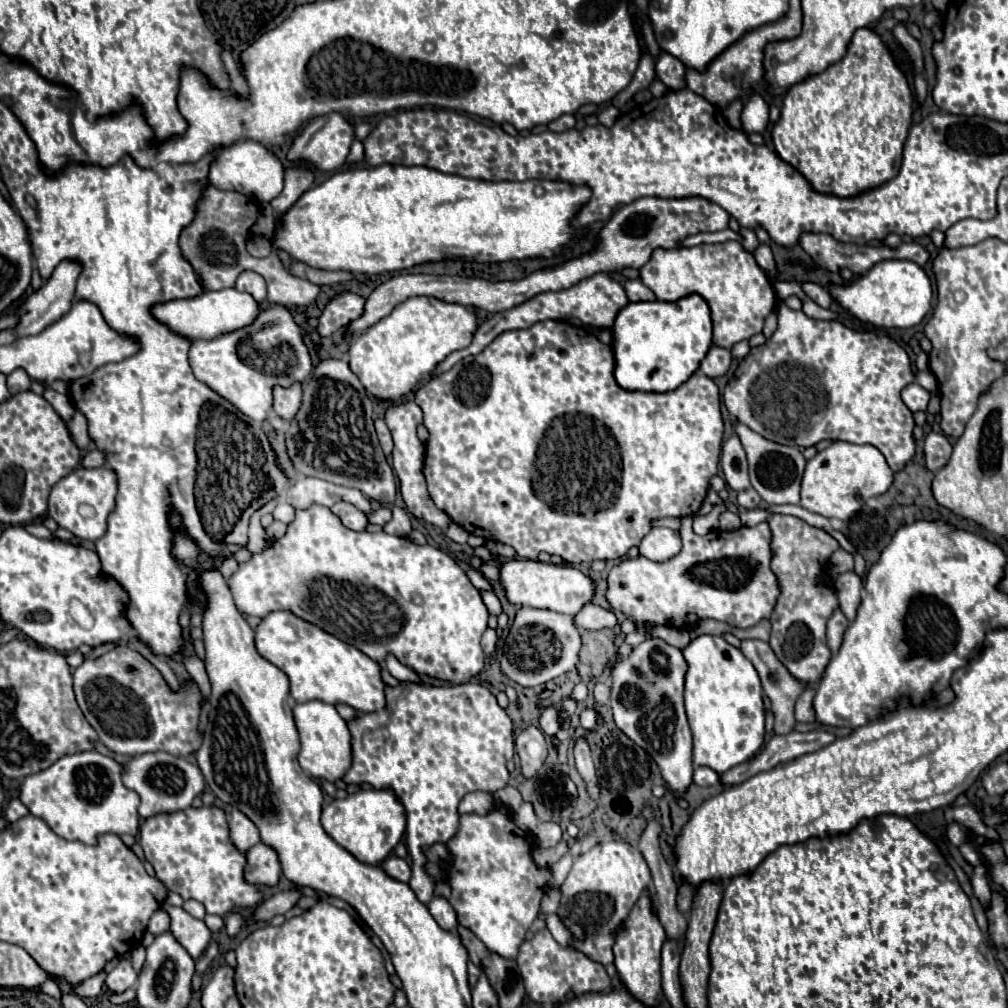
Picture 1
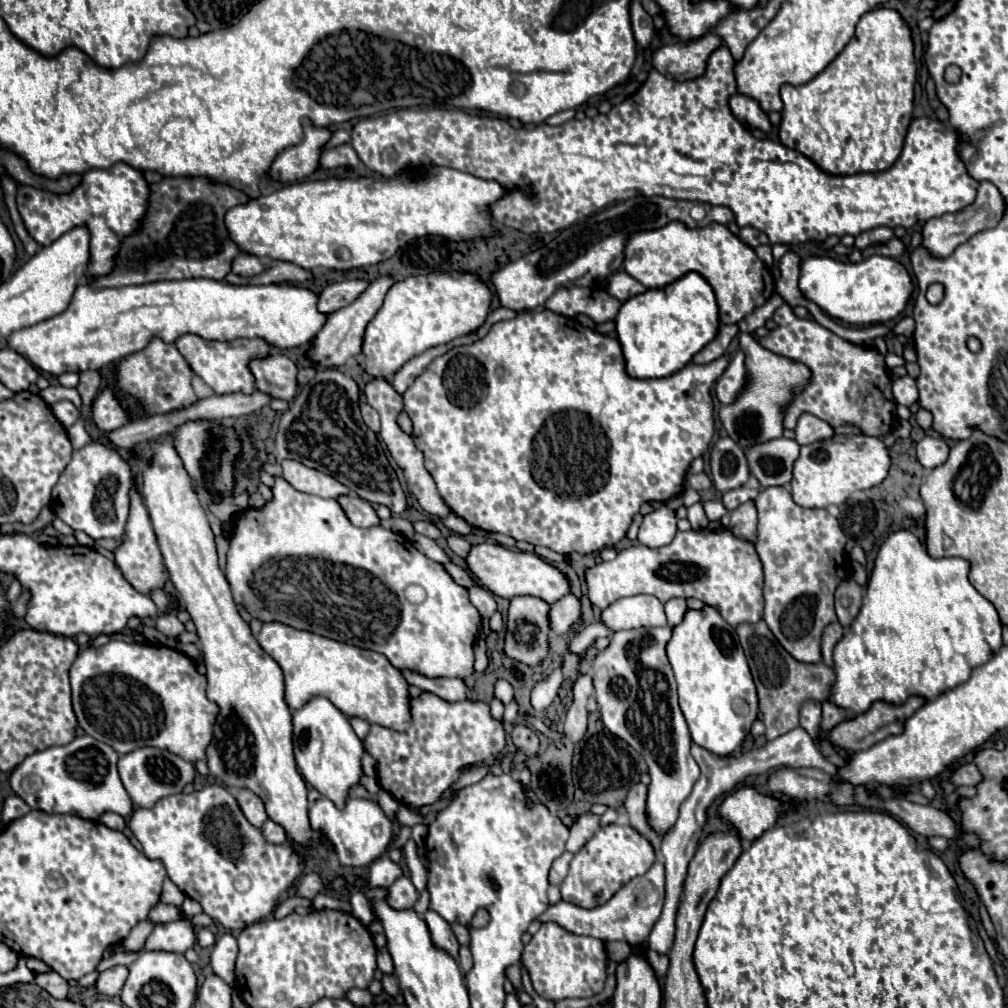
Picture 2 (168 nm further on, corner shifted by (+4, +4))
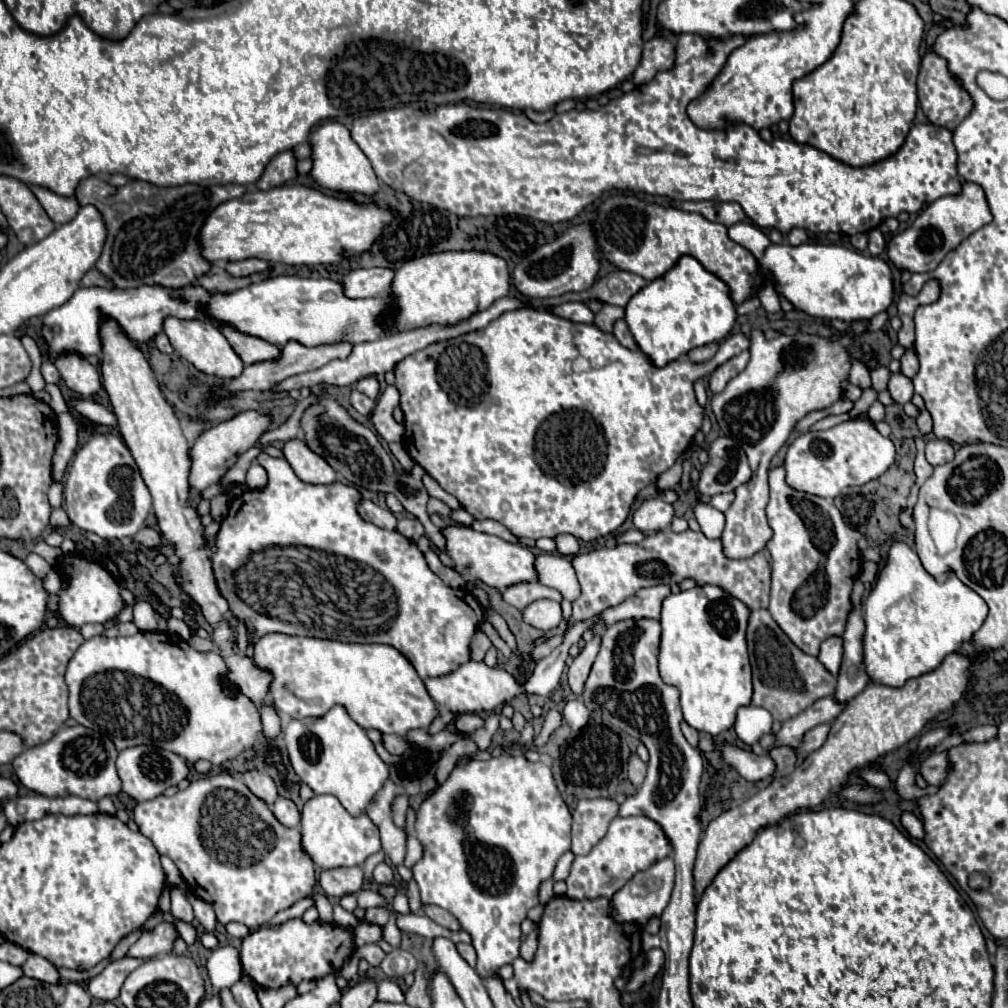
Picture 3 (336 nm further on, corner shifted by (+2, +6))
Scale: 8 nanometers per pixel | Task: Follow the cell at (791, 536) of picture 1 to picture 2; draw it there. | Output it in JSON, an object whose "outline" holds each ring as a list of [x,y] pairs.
{"outline":[[[788,486],[784,488],[762,488],[756,498],[758,508],[758,542],[756,552],[764,564],[764,620],[778,642],[800,662],[820,662],[820,636],[822,630],[836,622],[834,612],[834,590],[848,576],[848,558],[846,566],[840,562],[846,556],[846,536],[838,524],[838,520],[822,508],[802,508],[798,506]]]}

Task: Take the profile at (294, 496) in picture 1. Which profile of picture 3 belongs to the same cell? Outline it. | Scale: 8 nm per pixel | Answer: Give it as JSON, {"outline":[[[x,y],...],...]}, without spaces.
{"outline":[[[288,440],[282,448],[284,458],[288,460],[288,464],[292,466],[294,474],[306,482],[306,484],[334,484],[336,472],[332,470],[332,466],[324,460],[318,458],[318,454],[310,454],[310,450],[306,450],[306,446],[302,446],[302,442]]]}

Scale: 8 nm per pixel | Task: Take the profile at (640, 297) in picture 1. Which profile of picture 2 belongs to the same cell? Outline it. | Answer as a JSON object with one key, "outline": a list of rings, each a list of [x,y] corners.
{"outline":[[[624,270],[608,276],[606,278],[606,288],[608,288],[608,294],[616,296],[616,300],[620,300],[620,302],[624,302],[624,300],[628,300],[636,294],[642,294],[646,290],[646,286],[642,286],[638,280],[634,280]]]}

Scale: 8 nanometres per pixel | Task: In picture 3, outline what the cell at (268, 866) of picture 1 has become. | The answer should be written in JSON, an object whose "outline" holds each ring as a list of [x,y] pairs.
{"outline":[[[278,798],[272,806],[272,814],[278,818],[280,824],[284,824],[286,828],[296,828],[300,824],[300,812],[296,808],[296,804],[290,798]]]}

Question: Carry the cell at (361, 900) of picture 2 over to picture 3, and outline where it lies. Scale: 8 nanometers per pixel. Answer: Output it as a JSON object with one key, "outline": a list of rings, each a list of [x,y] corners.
{"outline":[[[380,862],[376,868],[374,868],[374,880],[378,884],[390,884],[394,880],[394,872],[392,872],[392,866],[386,864],[386,862]]]}

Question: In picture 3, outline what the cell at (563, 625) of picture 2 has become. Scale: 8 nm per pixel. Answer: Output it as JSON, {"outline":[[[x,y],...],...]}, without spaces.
{"outline":[[[538,600],[538,602],[532,602],[522,612],[522,616],[524,616],[524,622],[528,622],[530,626],[548,632],[548,630],[554,630],[560,626],[562,608],[554,600]]]}

